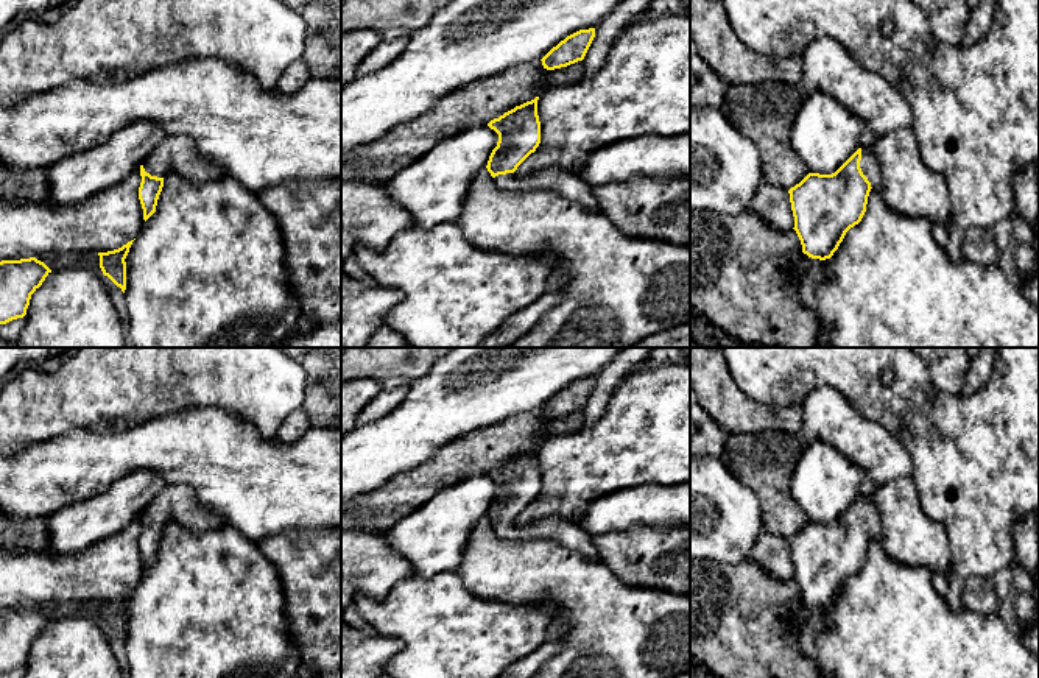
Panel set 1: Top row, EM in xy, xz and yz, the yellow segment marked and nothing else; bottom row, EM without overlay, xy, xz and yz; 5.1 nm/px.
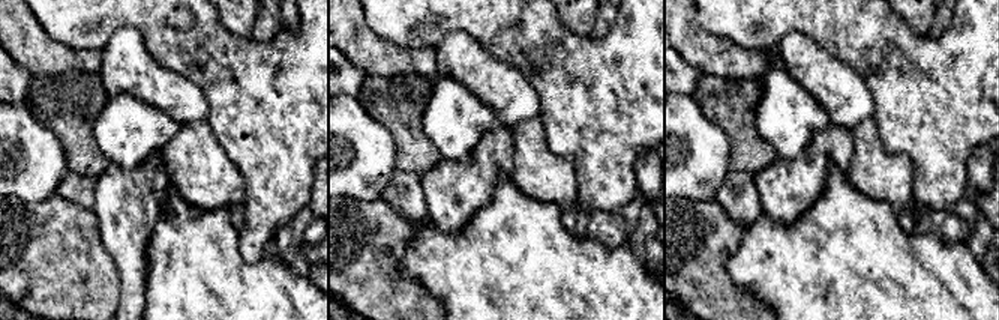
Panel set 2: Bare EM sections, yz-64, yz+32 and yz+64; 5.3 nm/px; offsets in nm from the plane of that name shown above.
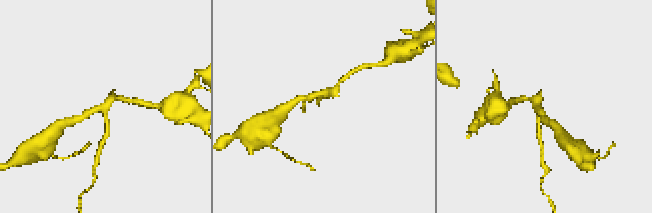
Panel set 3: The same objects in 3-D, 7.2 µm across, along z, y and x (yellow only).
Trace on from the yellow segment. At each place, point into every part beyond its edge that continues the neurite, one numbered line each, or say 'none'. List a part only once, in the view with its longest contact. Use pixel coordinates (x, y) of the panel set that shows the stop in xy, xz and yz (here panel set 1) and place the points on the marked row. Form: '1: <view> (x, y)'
1: yz (869, 164)

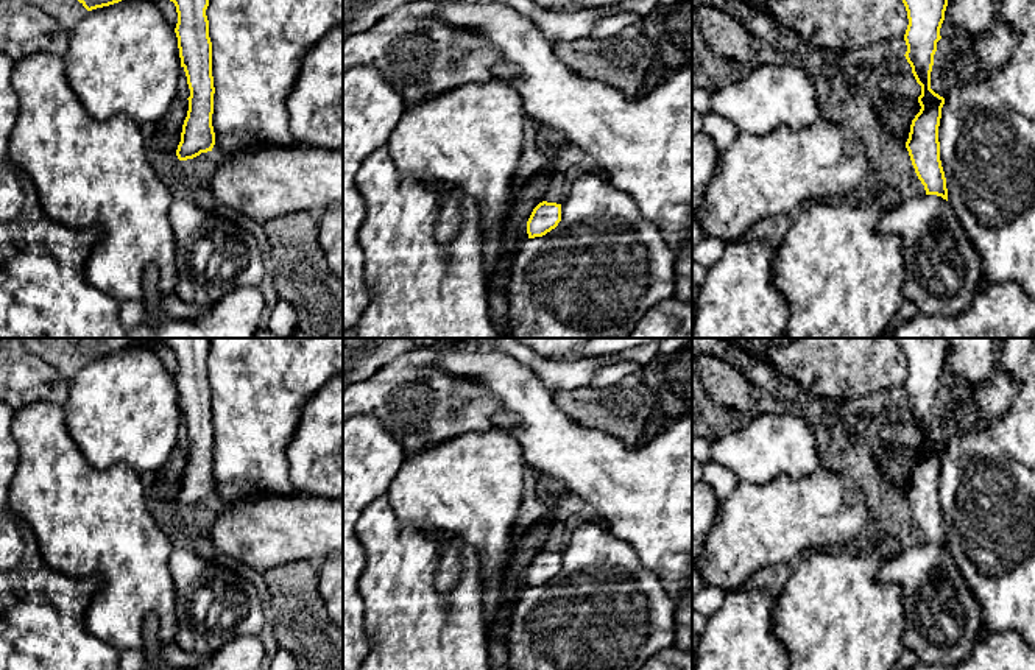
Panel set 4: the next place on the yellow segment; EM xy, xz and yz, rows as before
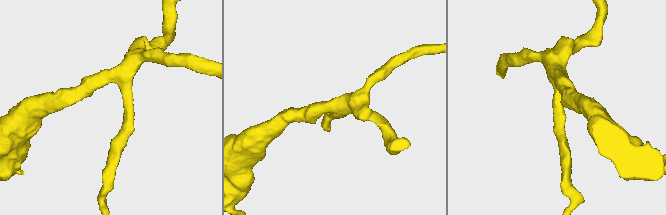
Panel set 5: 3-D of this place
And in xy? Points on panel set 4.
none

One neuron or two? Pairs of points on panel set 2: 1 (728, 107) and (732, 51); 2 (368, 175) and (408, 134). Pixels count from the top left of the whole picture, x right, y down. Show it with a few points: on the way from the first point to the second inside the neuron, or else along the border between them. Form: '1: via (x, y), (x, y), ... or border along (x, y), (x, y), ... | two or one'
1: border along (702, 72), (711, 77), (758, 77) | two
2: border along (374, 119), (393, 138), (396, 169) | two

